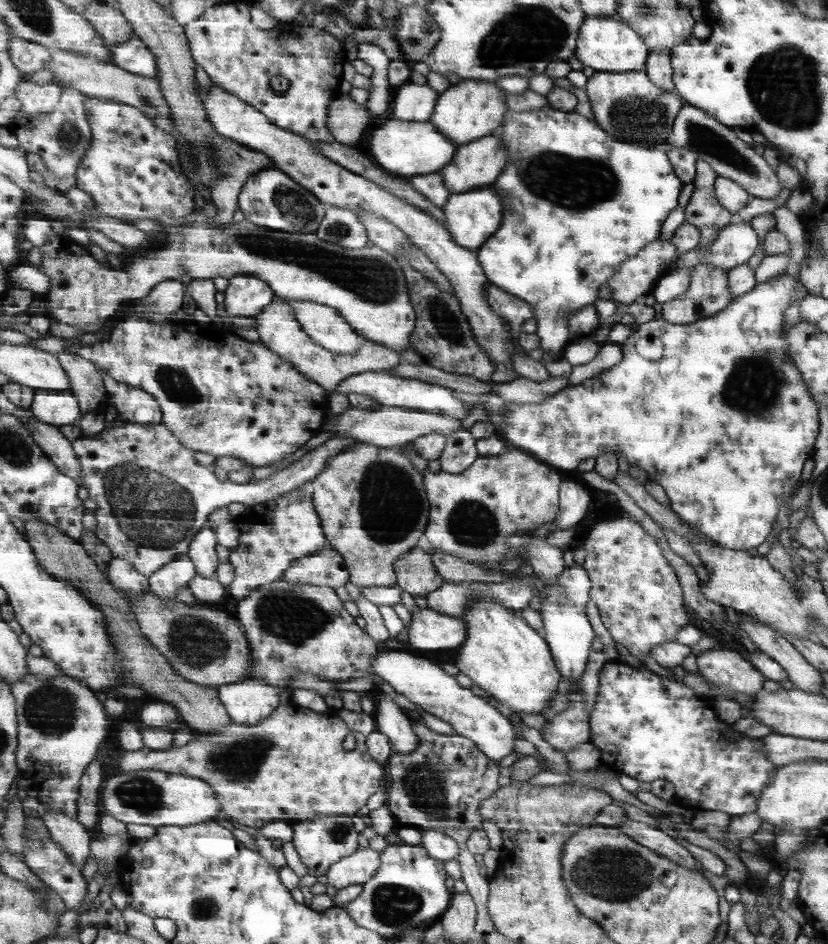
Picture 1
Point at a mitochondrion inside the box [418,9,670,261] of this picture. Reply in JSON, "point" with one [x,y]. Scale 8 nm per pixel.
{"point":[575,183]}

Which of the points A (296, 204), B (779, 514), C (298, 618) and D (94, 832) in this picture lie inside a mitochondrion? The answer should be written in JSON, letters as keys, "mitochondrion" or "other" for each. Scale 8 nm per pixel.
{"A":"mitochondrion","B":"other","C":"mitochondrion","D":"other"}

